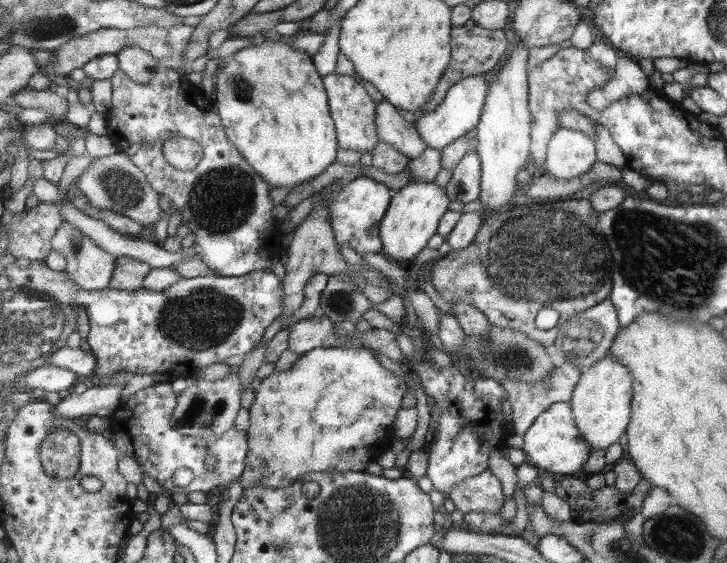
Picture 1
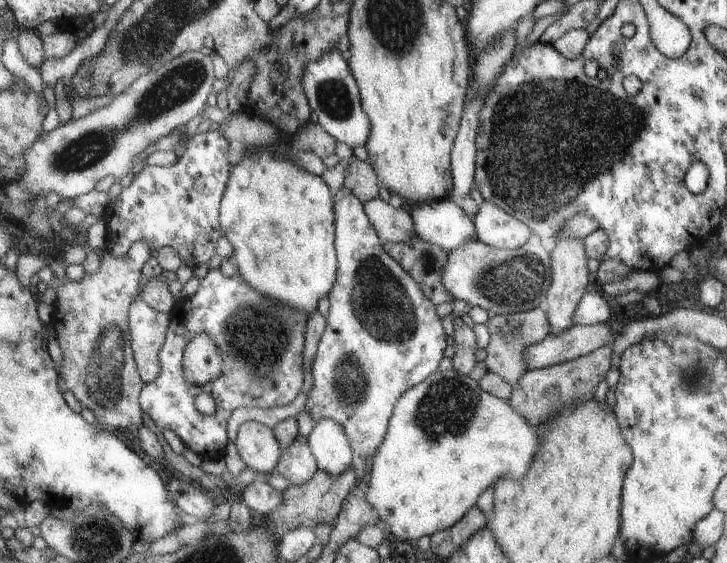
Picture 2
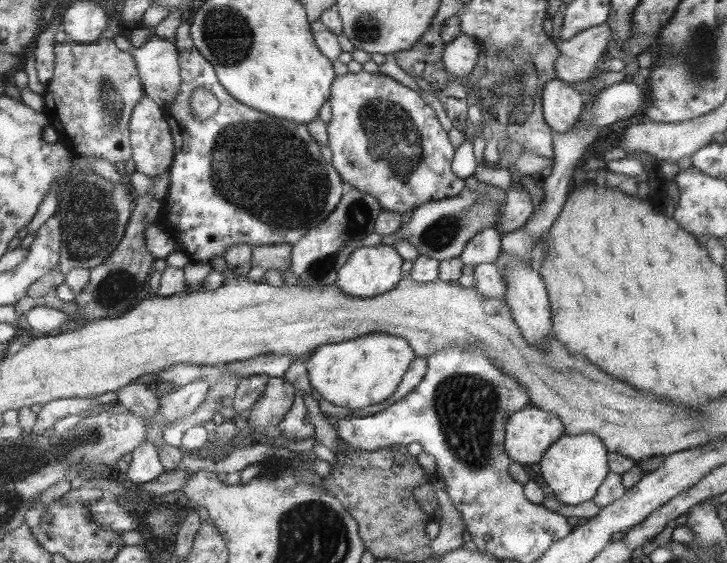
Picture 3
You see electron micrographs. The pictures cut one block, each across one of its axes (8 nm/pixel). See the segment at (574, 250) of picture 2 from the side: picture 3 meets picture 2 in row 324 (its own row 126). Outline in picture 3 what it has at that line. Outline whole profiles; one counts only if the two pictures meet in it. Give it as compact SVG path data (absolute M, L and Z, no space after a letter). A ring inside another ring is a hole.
M558 78L546 84L543 105L545 121L559 133L572 130L584 112L584 98L580 92Z

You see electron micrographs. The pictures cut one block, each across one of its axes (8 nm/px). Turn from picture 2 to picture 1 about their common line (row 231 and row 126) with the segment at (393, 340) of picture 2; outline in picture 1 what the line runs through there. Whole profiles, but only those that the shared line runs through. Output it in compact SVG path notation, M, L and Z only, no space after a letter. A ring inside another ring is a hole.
M334 72L323 76L322 80L328 92L329 107L336 123L338 141L341 142L342 150L372 152L378 144L376 104L372 102L372 98L366 94L362 84L356 82L352 76L340 76L339 73Z

